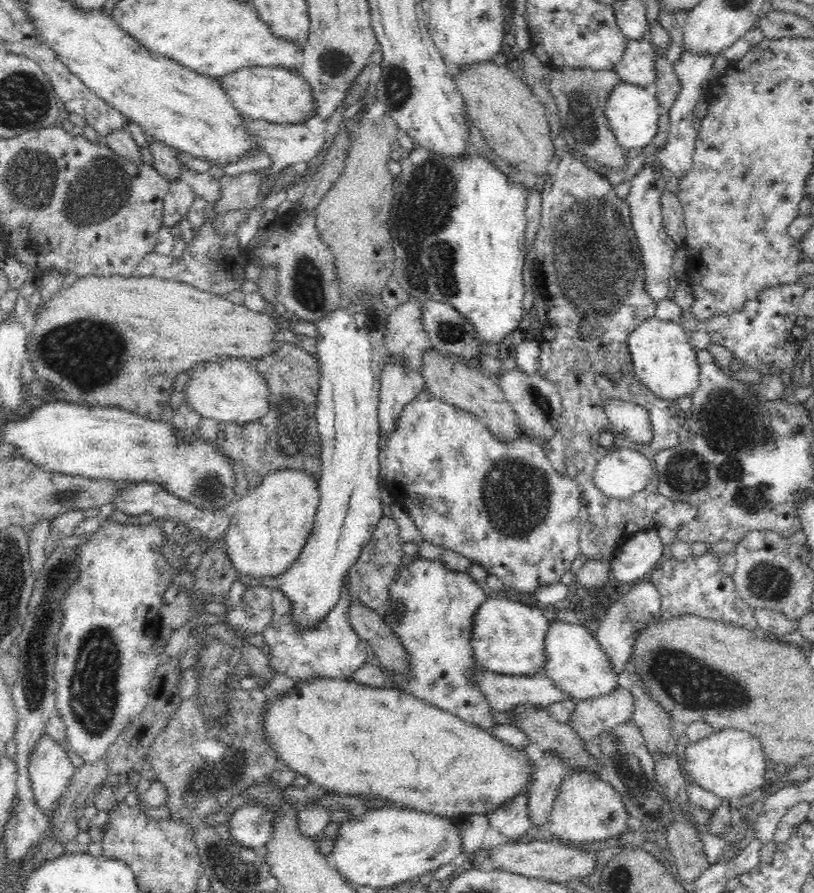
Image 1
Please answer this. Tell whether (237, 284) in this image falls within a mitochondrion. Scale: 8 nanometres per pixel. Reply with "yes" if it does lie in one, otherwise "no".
no

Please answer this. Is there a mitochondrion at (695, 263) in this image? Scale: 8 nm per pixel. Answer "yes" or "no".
no

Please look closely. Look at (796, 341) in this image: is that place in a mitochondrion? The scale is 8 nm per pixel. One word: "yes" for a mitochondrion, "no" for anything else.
no

